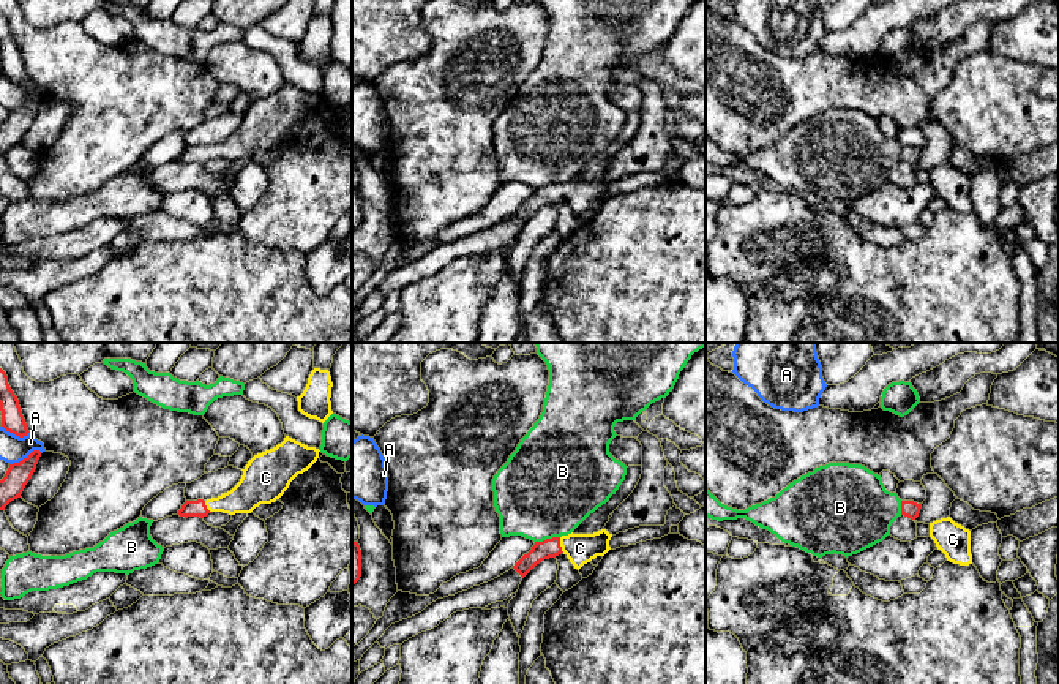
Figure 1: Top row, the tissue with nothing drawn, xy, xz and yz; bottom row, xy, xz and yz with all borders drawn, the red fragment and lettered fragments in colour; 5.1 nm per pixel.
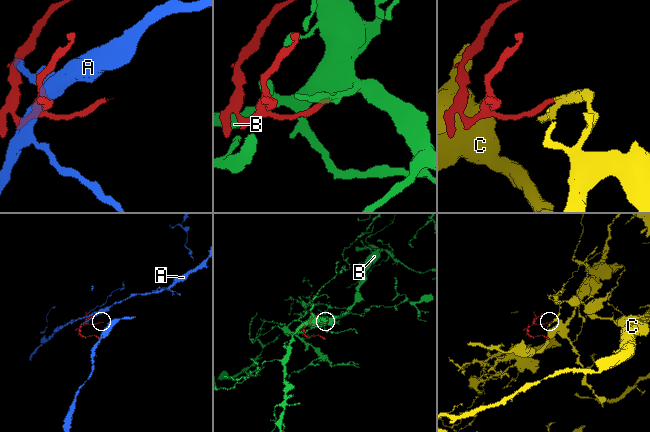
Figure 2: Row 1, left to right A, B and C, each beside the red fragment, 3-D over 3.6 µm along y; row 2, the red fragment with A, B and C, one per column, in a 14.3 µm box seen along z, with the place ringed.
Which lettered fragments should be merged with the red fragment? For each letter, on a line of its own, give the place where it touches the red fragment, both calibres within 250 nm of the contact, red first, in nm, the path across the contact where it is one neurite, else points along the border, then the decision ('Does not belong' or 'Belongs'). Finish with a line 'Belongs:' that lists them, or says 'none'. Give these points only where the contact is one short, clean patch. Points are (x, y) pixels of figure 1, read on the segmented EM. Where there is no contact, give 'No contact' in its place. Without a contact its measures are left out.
A: Touches red at xy (27, 457). Thickness 120 nm (red) against 140 nm. Does not belong
B: Touches red at xz (546, 539). Thickness 100 nm (red) against 480 nm. Does not belong
C: Touches red at xz (559, 545). Thickness 100 nm (red) against 160 nm. Path across: xz (548, 548), (559, 545), (575, 545), (580, 548). Belongs
Belongs: C

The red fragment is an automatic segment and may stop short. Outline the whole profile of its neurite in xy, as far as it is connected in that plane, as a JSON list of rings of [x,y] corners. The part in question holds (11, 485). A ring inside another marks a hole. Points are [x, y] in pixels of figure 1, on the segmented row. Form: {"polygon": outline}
{"polygon": [[[33,450],[22,461],[9,464],[5,477],[0,480],[0,510],[5,510],[11,501],[21,498],[36,469],[39,457],[41,452]]]}

